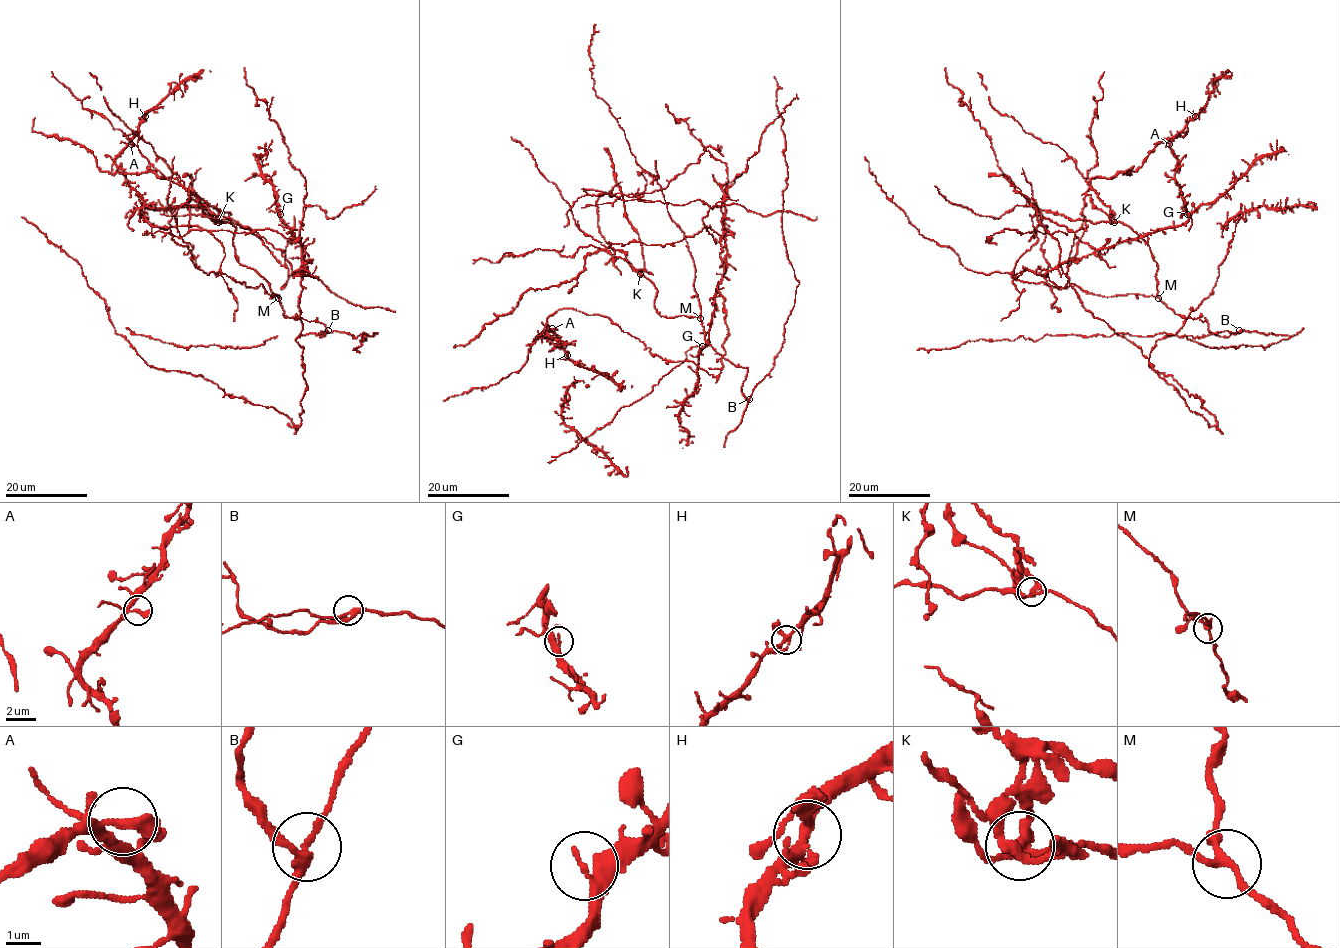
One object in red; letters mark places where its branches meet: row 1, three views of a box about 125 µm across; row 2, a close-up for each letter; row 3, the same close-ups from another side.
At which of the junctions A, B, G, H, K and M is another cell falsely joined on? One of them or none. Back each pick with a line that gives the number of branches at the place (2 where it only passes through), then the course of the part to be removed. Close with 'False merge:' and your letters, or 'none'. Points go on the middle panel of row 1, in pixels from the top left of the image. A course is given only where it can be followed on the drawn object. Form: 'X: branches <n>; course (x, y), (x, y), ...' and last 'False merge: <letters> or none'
K: branches 3; course (639, 274), (606, 249), (678, 242), (714, 206), (611, 195), (640, 197), (655, 160)
False merge: K

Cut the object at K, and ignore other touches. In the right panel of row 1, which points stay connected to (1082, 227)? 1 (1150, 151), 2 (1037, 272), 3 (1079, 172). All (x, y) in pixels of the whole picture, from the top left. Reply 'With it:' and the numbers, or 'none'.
With it: 1

